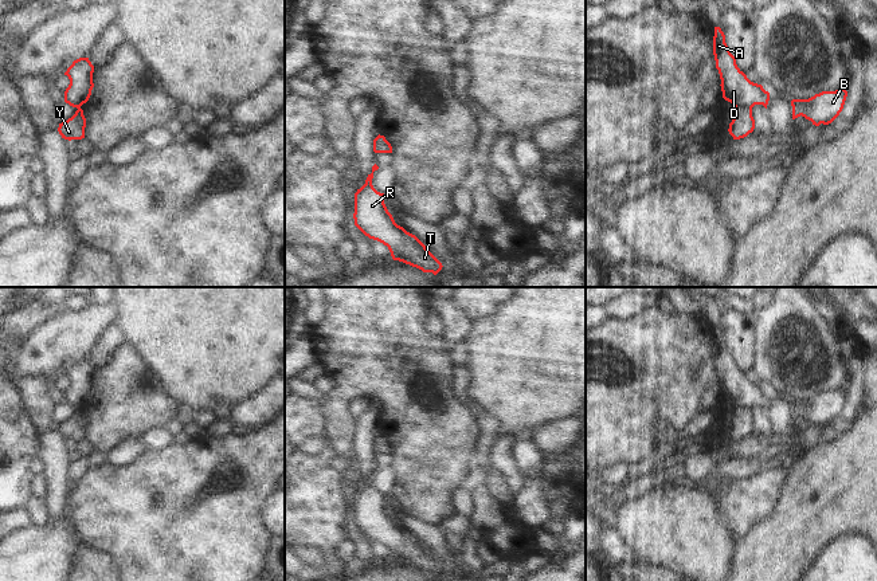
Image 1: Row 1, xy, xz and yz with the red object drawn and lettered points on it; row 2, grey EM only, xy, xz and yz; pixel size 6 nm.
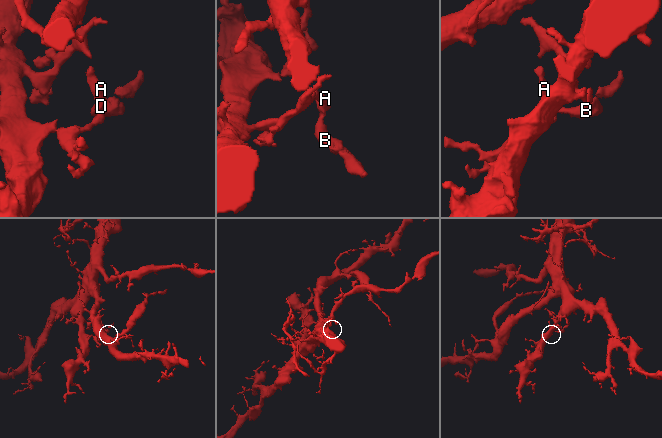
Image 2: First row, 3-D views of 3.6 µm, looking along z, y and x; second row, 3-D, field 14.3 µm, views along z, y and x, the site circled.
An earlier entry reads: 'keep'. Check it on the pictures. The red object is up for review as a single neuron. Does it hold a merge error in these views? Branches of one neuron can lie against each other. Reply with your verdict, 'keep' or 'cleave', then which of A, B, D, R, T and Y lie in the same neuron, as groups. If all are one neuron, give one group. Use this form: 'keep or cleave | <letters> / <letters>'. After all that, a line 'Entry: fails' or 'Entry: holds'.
cleave | A B D R T / Y
Entry: fails

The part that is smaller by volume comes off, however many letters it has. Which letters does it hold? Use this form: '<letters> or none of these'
A, B, D, R, T

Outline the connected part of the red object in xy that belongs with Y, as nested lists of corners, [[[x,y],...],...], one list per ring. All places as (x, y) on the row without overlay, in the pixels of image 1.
[[[78,409],[71,419],[59,424],[58,432],[64,440],[82,440],[85,439],[85,428],[86,419],[83,411]]]

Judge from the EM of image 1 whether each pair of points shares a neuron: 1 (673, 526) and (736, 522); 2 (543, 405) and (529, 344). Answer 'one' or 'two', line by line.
1: two
2: one

